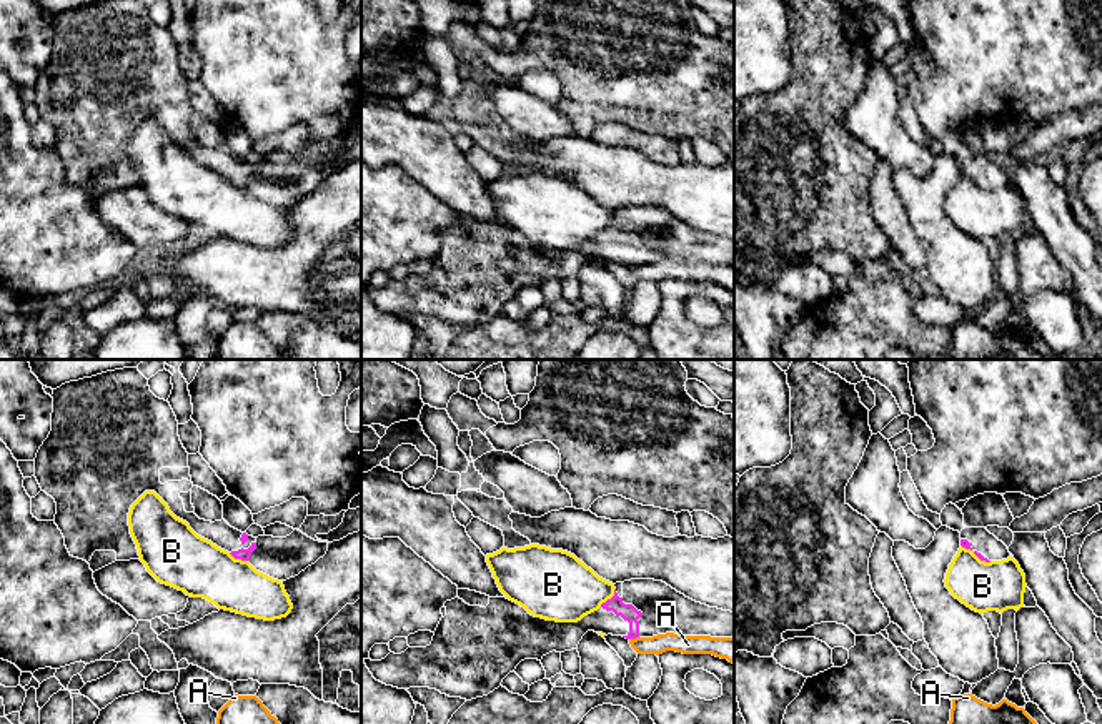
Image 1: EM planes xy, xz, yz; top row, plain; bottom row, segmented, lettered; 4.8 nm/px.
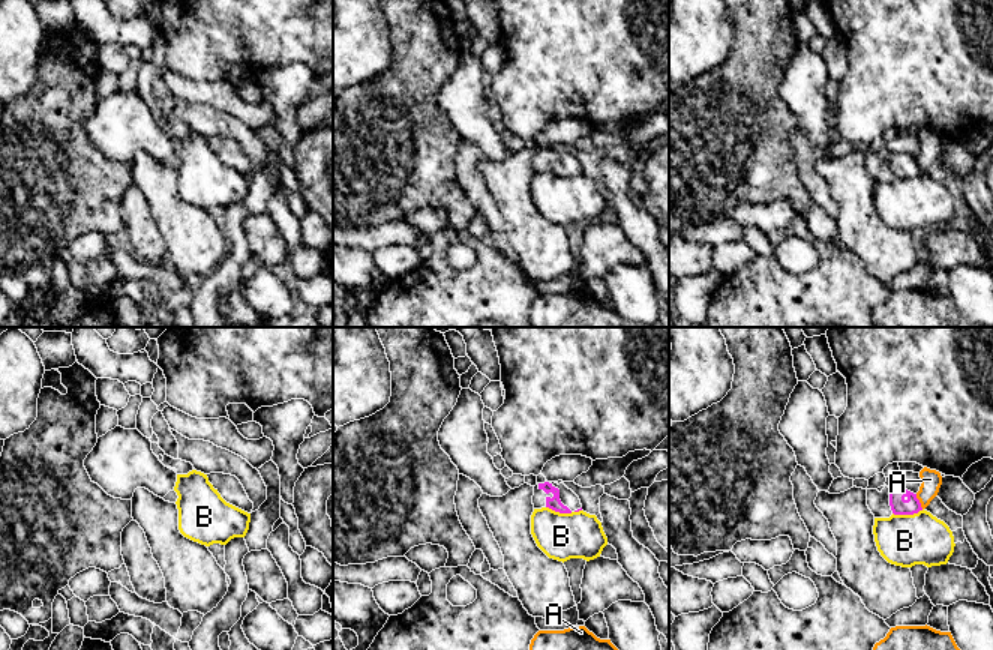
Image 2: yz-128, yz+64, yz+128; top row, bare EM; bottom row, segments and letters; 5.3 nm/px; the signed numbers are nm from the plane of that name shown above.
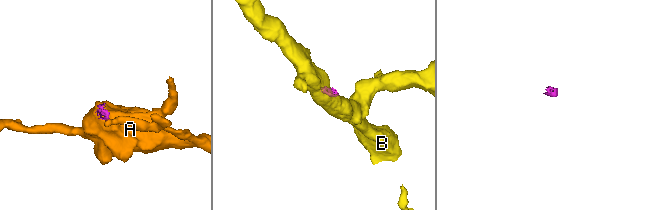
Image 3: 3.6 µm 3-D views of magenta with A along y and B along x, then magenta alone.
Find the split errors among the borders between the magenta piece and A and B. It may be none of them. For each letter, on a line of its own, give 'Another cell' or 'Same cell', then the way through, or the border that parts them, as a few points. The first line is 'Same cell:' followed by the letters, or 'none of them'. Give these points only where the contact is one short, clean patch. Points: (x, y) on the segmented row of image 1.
Same cell: none of them
A: Another cell. Boundary: xz (638, 636), (630, 639)
B: Another cell. Boundary: xz (615, 588), (615, 593), (600, 606)

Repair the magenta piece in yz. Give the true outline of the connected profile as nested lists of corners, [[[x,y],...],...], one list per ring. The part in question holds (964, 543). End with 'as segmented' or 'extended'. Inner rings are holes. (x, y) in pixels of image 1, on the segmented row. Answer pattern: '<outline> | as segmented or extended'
[[[964,528],[961,546],[970,549],[980,561],[1002,561],[1010,556],[1007,546],[985,528]]] | extended

